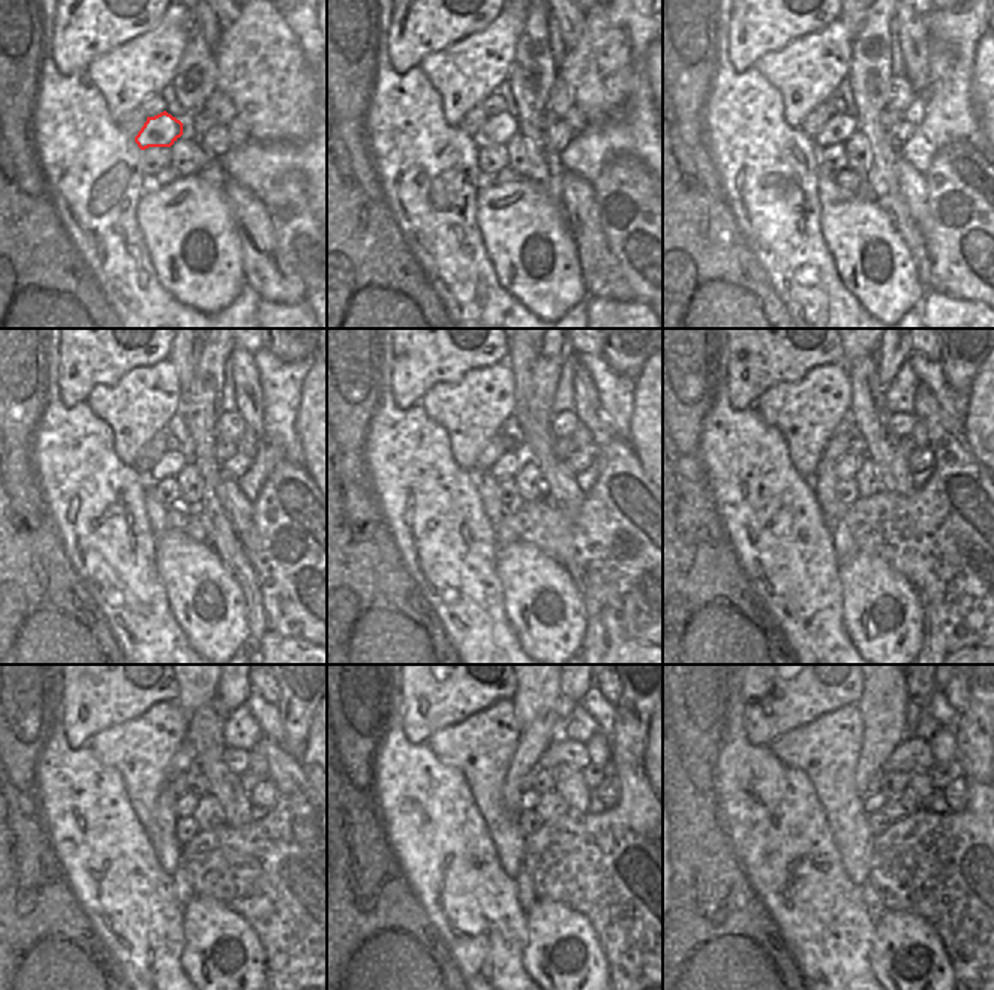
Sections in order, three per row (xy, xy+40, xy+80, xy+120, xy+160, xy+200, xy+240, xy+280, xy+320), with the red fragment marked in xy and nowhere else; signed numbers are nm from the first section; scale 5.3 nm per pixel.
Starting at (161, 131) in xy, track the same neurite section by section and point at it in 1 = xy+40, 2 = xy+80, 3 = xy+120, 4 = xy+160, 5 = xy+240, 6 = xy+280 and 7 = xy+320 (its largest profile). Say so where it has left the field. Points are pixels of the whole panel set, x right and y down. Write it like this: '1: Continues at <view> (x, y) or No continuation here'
1: Continues at xy+40 (498, 129)
2: Continues at xy+80 (840, 128)
3: Continues at xy+120 (171, 462)
4: Continues at xy+160 (510, 464)
5: Continues at xy+240 (186, 803)
6: Continues at xy+280 (529, 801)
7: Continues at xy+320 (873, 803)

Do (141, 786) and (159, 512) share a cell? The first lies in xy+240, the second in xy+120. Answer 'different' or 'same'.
different

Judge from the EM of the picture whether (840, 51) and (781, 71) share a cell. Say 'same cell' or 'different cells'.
same cell

